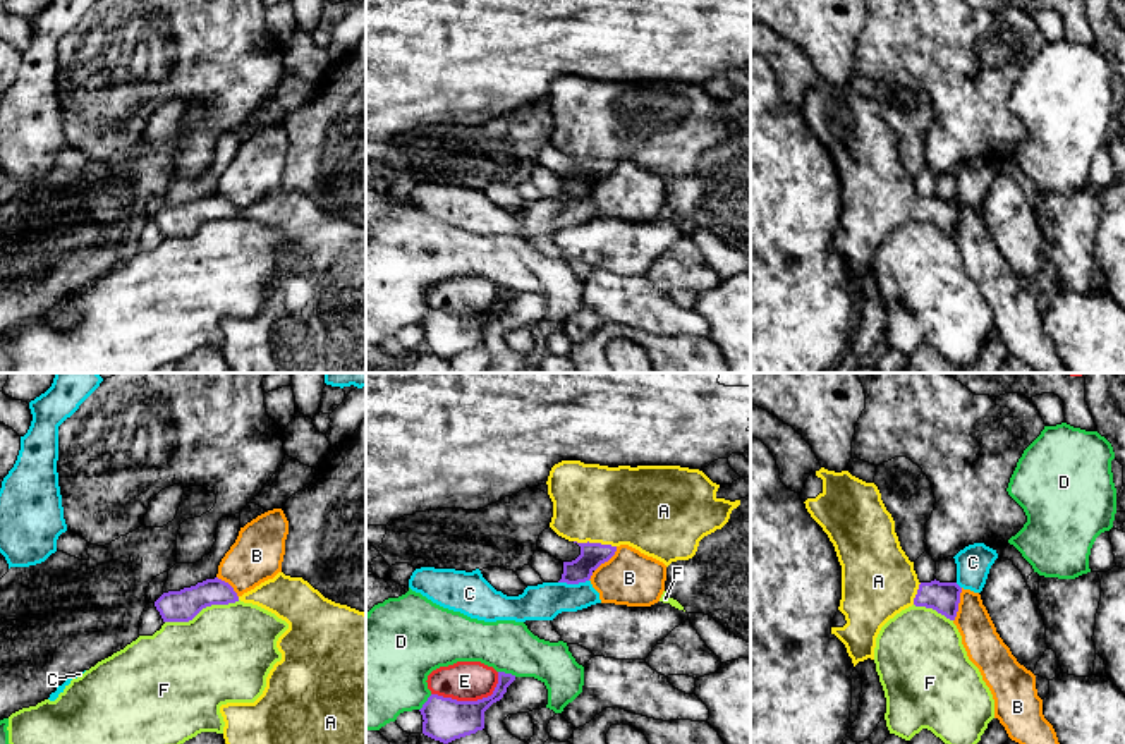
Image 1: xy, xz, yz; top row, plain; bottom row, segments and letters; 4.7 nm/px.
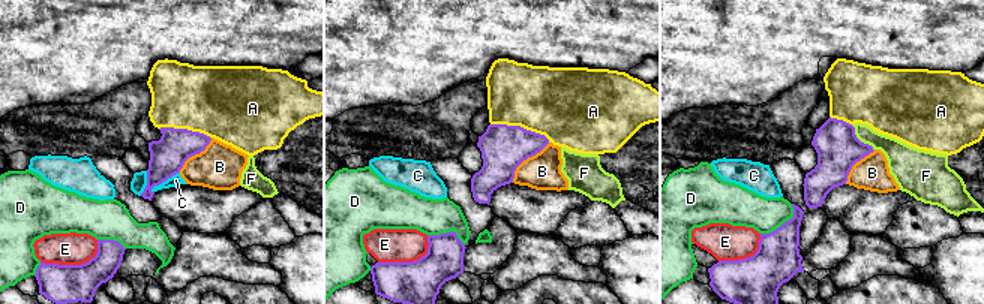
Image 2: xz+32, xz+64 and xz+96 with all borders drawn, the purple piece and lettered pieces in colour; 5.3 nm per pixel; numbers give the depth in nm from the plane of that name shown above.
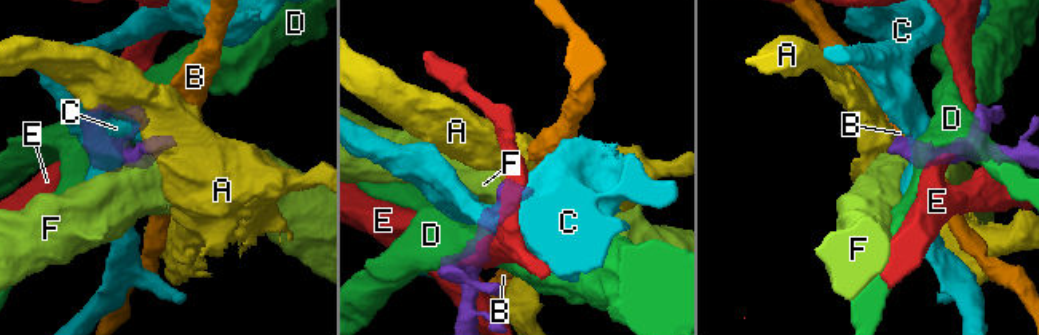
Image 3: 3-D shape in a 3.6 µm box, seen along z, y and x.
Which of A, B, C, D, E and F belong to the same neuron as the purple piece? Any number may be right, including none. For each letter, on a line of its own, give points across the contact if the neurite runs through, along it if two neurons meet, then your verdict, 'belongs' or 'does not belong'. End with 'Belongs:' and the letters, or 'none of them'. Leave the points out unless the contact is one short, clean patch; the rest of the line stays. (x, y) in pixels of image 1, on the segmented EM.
A: runs through xz (591, 555), (595, 543), (598, 526), (619, 506); belongs
B: does not belong
C: does not belong
D: does not belong
E: border along xz (498, 672), (495, 689), (476, 700), (452, 700), (431, 693); does not belong
F: border along xy (239, 600), (206, 605), (188, 621), (165, 622); does not belong
Belongs: A

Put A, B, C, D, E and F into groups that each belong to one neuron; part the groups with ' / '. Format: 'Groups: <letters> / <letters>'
Groups: A / B / C / D / E / F

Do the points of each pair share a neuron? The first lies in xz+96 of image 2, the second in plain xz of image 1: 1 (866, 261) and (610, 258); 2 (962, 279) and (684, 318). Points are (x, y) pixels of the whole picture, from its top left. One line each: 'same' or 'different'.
1: different
2: different

